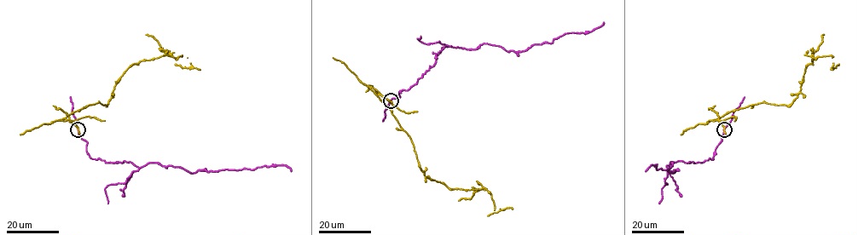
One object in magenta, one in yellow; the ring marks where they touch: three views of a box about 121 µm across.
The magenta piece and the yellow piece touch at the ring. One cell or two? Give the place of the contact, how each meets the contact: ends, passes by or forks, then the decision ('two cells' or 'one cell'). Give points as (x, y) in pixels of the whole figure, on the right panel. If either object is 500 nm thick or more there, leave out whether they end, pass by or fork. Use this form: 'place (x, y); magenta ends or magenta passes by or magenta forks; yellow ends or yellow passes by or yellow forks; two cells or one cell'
place (724, 129); magenta passes by; yellow passes by; two cells

